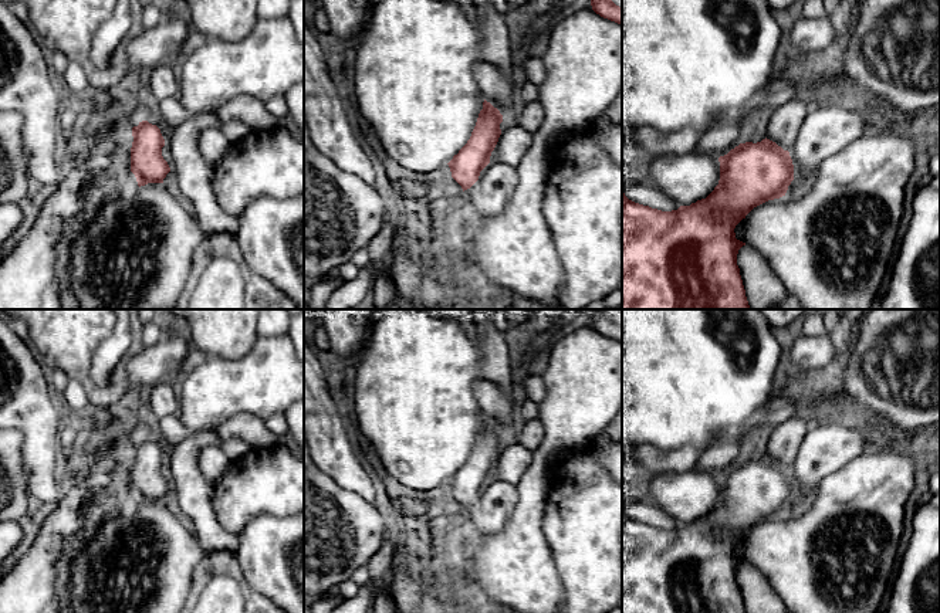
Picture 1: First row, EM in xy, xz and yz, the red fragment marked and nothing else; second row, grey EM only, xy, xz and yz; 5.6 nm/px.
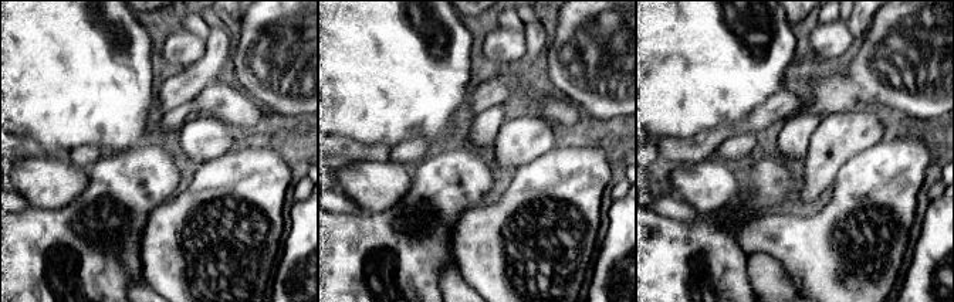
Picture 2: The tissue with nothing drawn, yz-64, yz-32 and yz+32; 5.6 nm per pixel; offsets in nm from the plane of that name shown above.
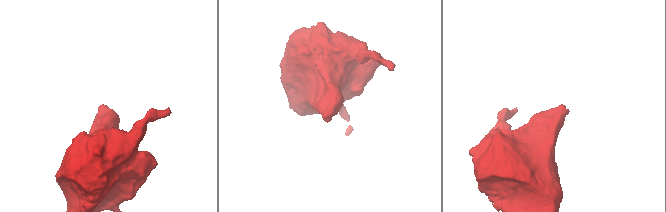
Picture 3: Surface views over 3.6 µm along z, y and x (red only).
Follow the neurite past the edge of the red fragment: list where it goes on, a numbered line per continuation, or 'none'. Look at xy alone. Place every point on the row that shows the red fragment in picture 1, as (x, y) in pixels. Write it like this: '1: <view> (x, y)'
1: xy (195, 176)

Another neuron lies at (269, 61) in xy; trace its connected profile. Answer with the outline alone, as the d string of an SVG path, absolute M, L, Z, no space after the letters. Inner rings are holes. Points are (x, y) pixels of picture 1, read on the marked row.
M288 17L258 20L253 31L241 41L203 38L182 54L179 101L192 114L216 112L239 95L260 101L284 95L293 85L304 84L304 44L295 35Z

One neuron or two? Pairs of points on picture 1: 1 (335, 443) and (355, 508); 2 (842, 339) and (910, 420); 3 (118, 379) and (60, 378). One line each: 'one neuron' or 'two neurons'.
1: two neurons
2: two neurons
3: two neurons

